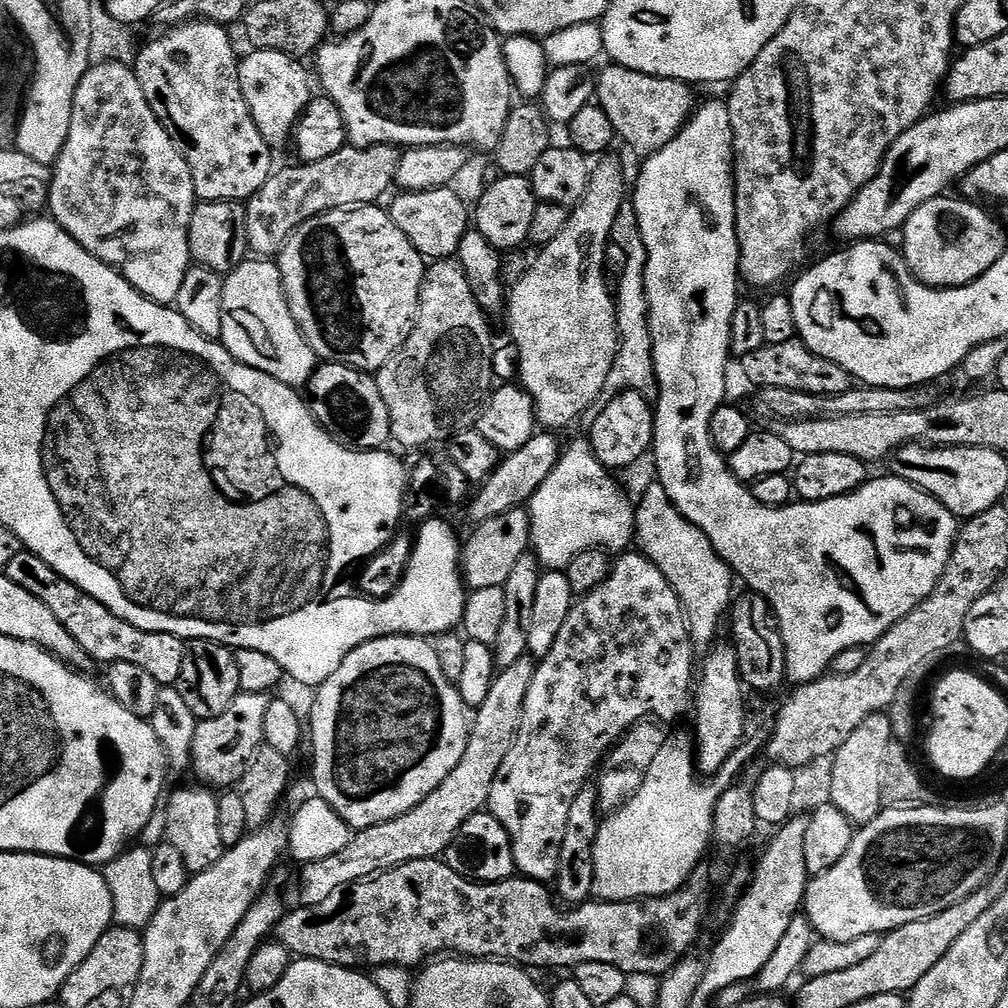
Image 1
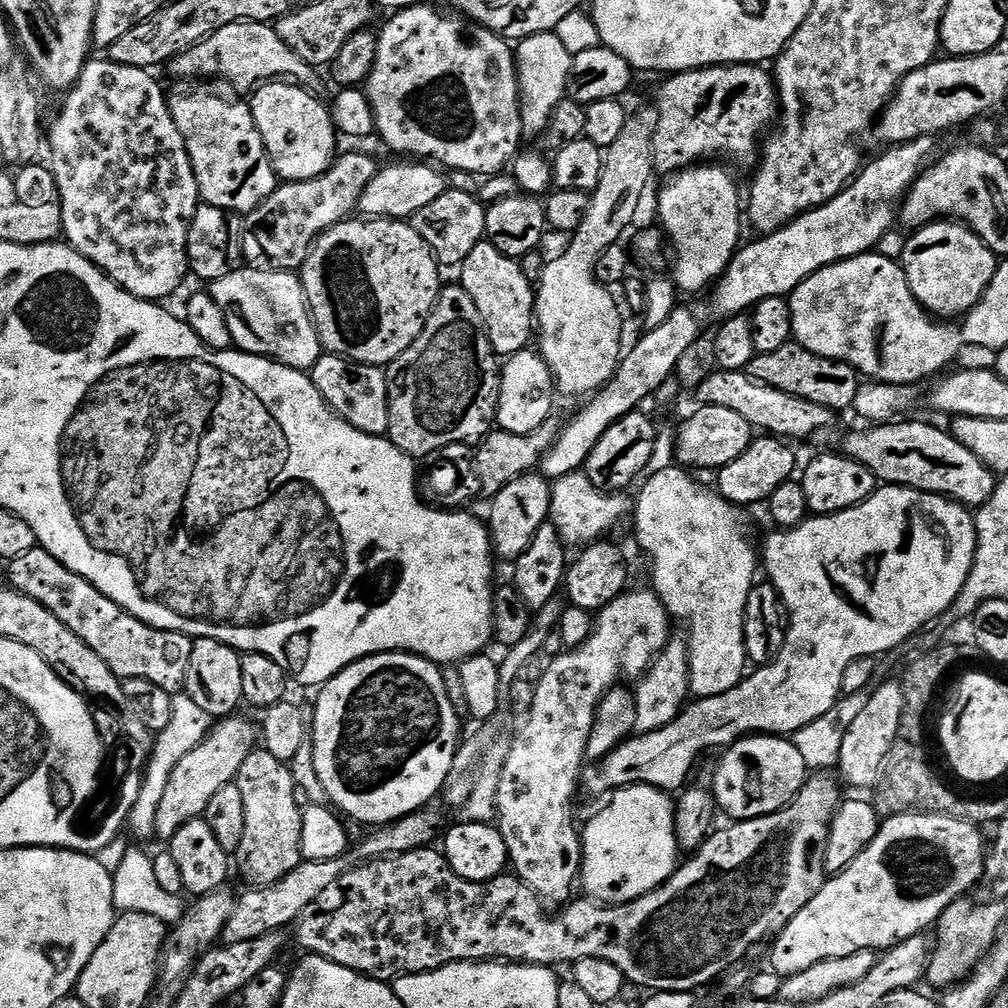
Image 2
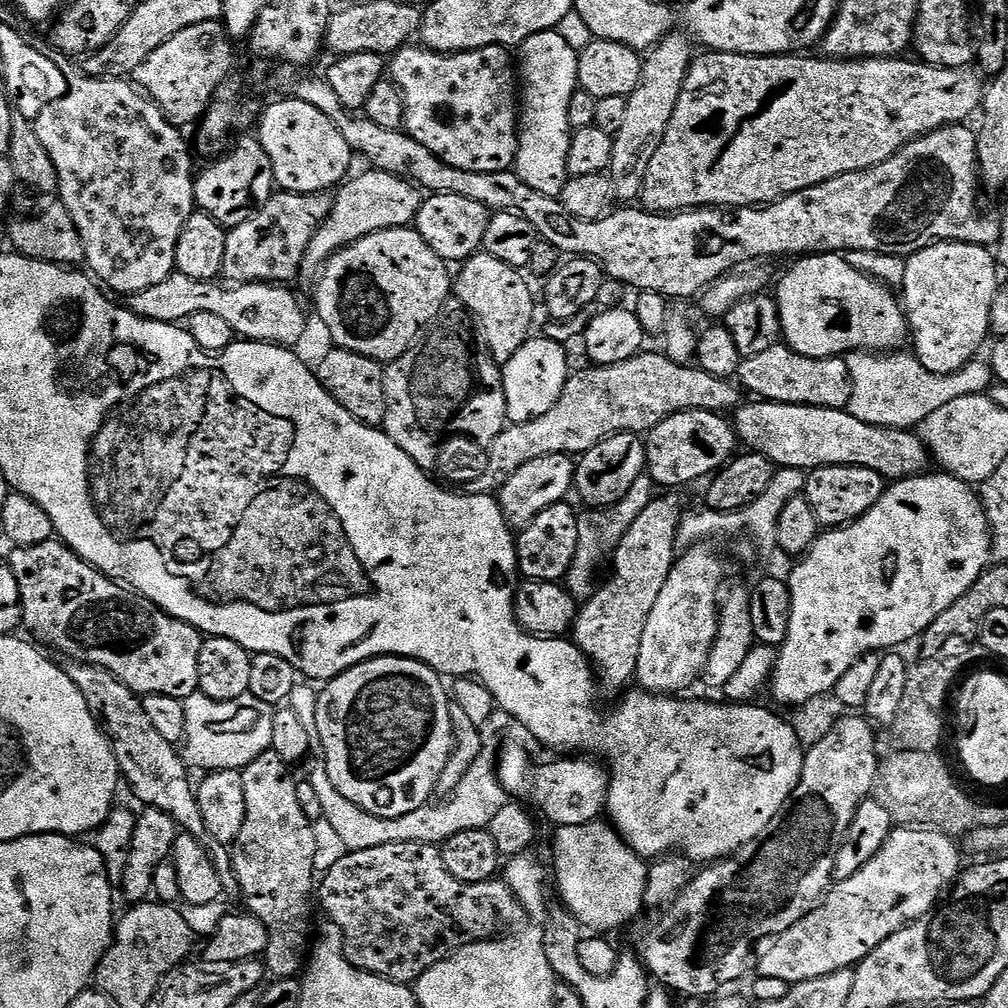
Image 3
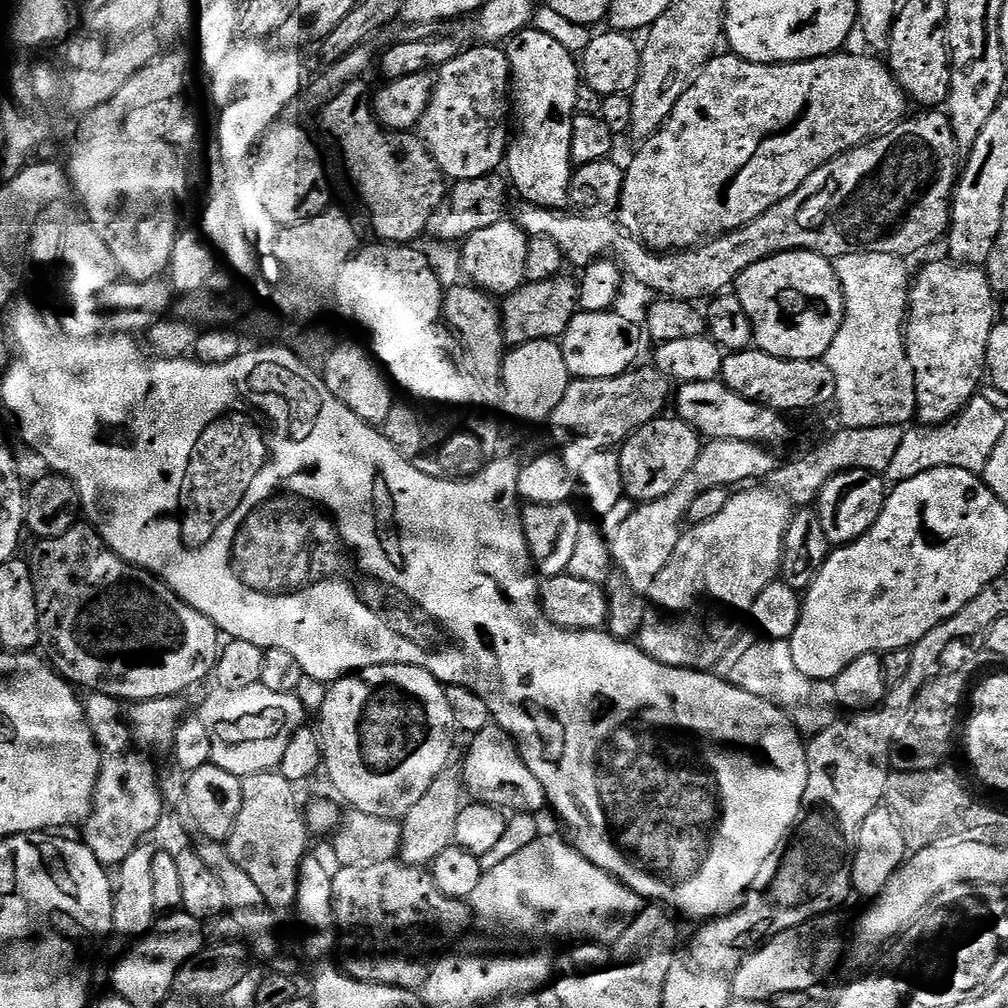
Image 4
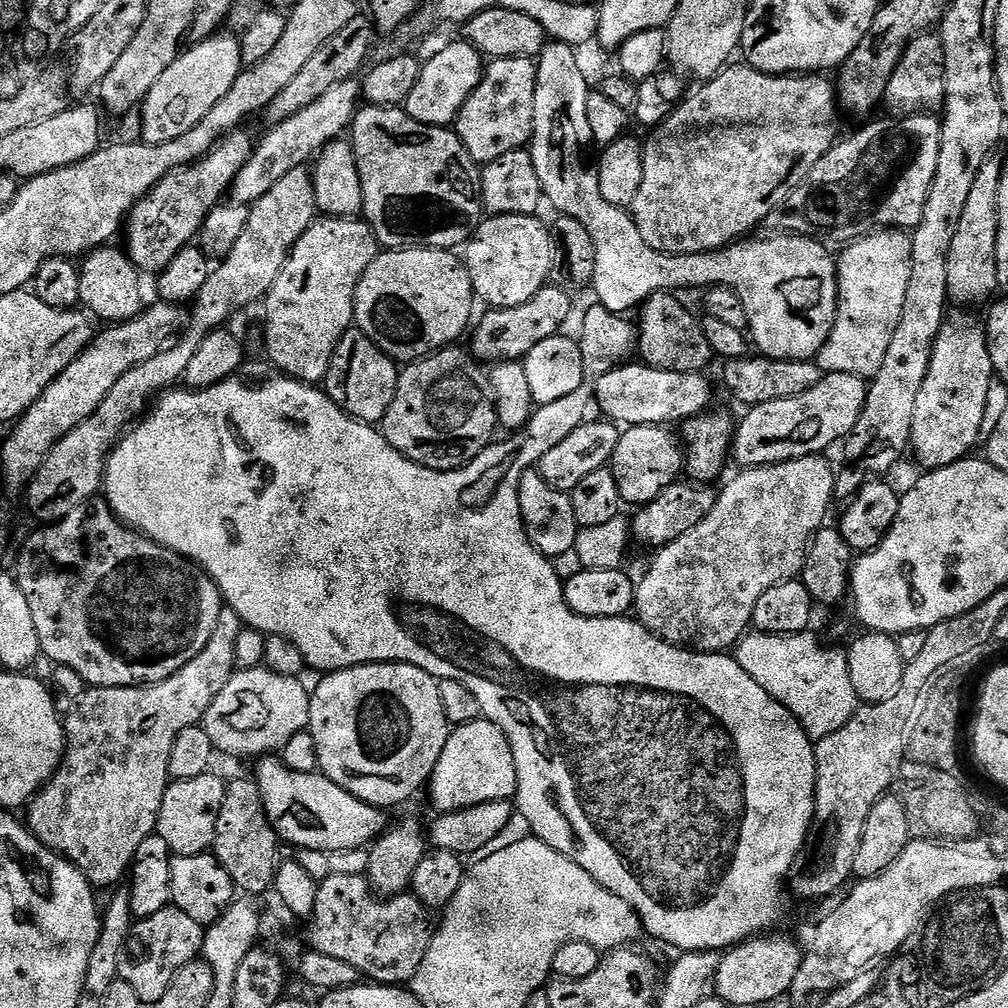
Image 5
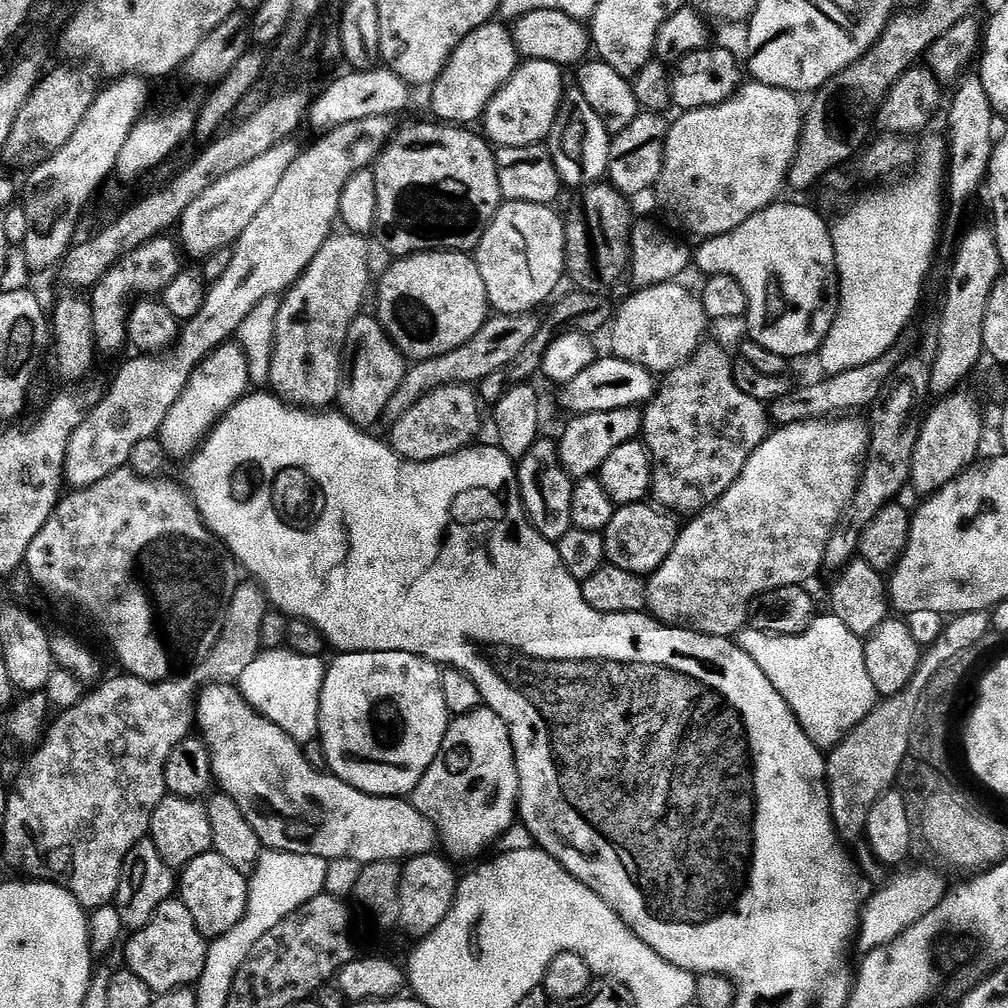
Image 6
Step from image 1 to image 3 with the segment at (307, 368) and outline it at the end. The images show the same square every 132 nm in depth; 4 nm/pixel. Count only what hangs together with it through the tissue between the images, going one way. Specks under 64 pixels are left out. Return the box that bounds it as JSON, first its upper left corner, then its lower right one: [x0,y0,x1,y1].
[126,271,304,346]

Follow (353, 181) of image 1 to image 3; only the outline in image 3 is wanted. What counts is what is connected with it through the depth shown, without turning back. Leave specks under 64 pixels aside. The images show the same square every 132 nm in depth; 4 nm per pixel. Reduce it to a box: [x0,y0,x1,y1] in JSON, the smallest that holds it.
[225,191,333,285]

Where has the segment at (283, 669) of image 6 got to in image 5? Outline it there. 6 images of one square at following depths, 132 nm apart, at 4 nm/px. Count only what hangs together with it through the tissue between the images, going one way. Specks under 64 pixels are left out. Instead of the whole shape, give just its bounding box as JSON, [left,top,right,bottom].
[202,666,310,758]

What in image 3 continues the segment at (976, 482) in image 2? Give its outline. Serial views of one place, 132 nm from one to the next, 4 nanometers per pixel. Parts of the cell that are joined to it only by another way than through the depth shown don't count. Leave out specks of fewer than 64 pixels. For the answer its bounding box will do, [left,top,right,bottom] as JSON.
[734,398,930,481]

